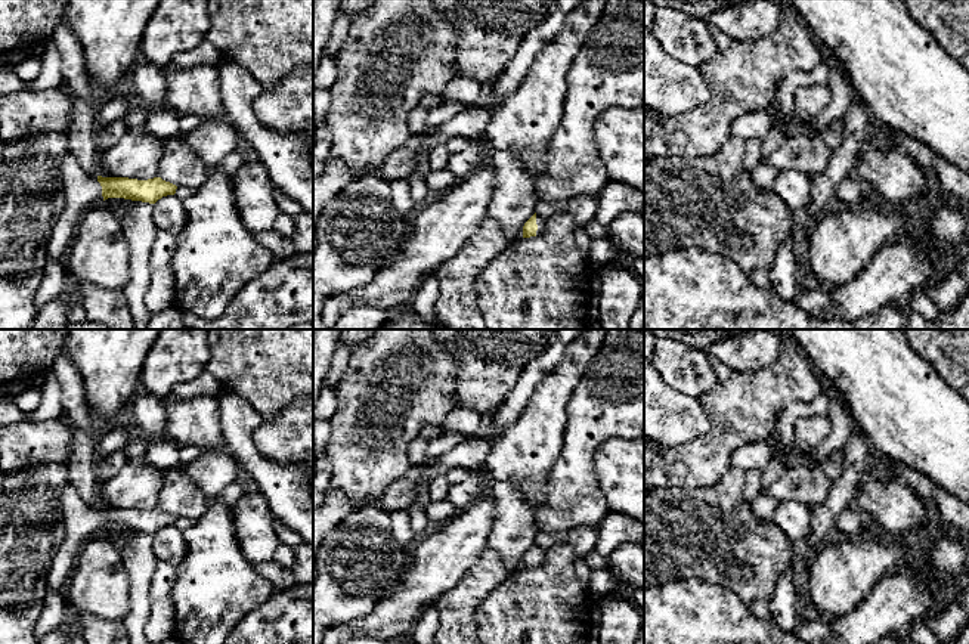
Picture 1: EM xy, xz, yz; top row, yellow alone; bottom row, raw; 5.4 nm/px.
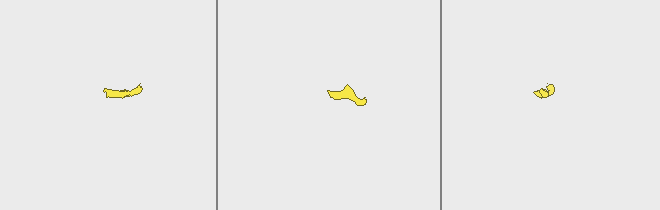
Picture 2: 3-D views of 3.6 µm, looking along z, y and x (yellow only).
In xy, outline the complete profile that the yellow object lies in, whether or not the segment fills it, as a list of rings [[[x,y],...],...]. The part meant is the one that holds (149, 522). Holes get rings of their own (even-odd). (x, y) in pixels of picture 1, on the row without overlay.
[[[72,483],[62,492],[65,538],[55,554],[47,575],[47,592],[65,595],[66,583],[77,564],[83,547],[97,533],[108,529],[124,529],[155,535],[167,526],[174,526],[177,517],[154,508],[137,511],[129,508],[102,508],[81,501]]]

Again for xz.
[[[536,544],[524,554],[523,569],[530,569],[539,566],[547,555],[547,549],[539,548]]]

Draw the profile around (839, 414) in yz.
[[[833,390],[833,396],[830,397],[827,417],[833,428],[820,445],[809,451],[814,465],[820,465],[835,451],[840,451],[852,433],[854,419],[848,402],[836,390]]]

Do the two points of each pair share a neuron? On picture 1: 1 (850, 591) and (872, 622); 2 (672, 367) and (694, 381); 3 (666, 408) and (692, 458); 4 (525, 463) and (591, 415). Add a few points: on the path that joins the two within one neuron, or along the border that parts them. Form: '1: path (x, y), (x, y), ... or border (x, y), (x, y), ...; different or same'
1: border (882, 579), (854, 609), (827, 621); different
2: path (678, 367), (689, 375); same
3: border (711, 420), (711, 427), (702, 436), (659, 452); different
4: border (567, 402), (563, 446), (548, 468); different

